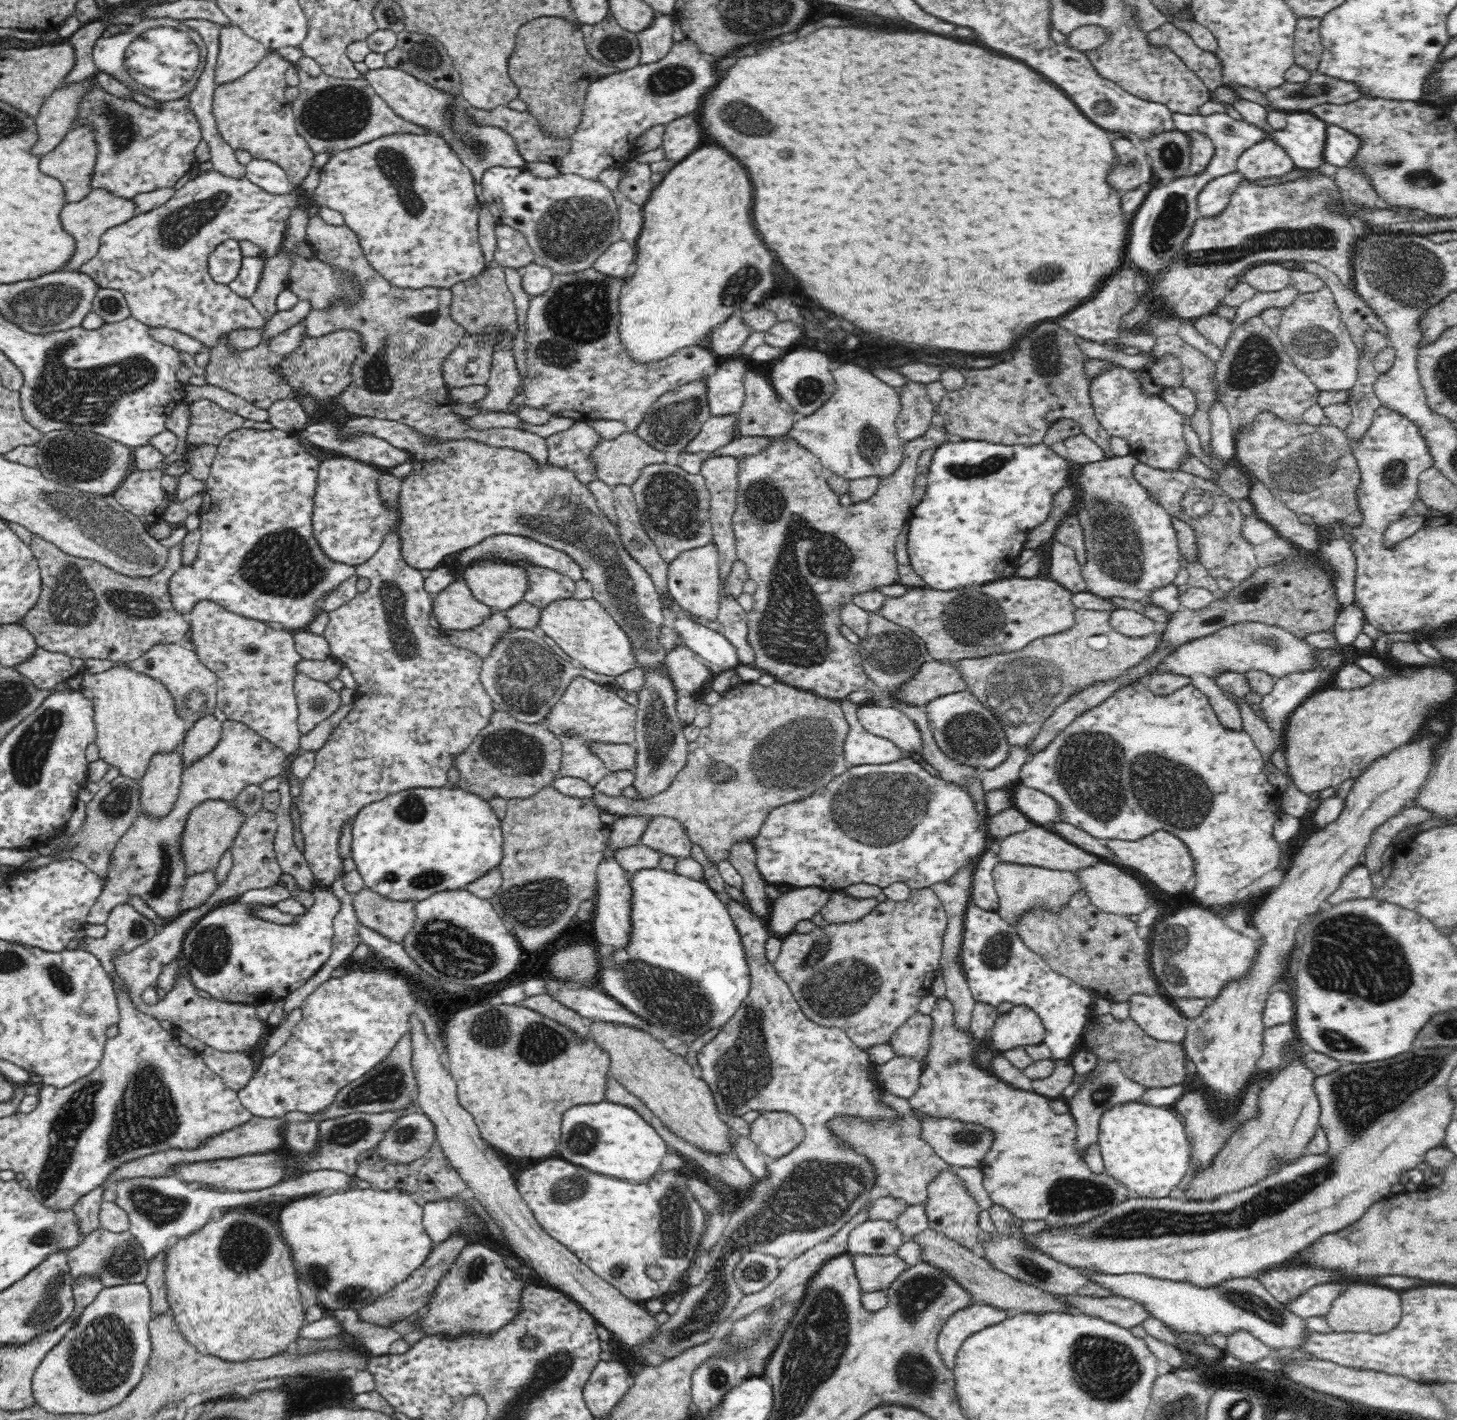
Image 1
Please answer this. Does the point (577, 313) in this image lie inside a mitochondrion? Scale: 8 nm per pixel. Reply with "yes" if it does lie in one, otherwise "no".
yes

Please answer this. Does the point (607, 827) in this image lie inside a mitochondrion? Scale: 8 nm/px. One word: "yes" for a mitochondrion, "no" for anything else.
no

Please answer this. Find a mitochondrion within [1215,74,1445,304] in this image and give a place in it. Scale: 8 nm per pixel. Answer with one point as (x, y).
(1423, 179)

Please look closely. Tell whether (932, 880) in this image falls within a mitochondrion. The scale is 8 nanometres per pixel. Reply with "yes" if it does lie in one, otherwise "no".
no

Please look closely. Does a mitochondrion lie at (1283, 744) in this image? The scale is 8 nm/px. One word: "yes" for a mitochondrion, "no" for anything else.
no

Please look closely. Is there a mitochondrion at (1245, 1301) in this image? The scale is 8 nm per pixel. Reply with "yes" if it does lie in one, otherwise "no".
yes

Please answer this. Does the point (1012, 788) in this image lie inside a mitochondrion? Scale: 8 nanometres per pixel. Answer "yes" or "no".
no

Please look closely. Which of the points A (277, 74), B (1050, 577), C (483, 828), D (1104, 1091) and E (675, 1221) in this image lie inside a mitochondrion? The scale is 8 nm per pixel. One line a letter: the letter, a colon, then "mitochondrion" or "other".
A: other
B: other
C: other
D: mitochondrion
E: mitochondrion

